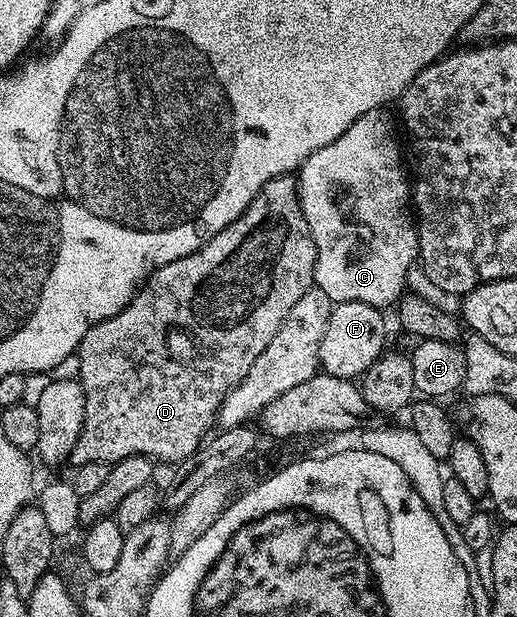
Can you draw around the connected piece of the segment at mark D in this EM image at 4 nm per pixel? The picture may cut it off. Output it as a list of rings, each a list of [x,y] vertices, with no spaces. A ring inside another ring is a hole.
[[[289,174],[271,178],[271,182],[267,182],[267,186],[263,186],[263,190],[259,190],[259,194],[255,194],[251,206],[247,206],[247,210],[243,210],[243,214],[239,214],[239,218],[235,218],[235,222],[231,222],[231,226],[219,230],[219,234],[215,234],[215,238],[211,238],[211,242],[204,244],[198,252],[192,252],[175,262],[167,262],[167,266],[156,268],[137,289],[131,302],[127,302],[127,306],[123,306],[123,310],[119,310],[119,314],[115,314],[110,320],[99,322],[91,330],[87,330],[83,342],[75,353],[78,372],[76,375],[79,377],[79,383],[85,395],[85,417],[83,418],[83,430],[68,456],[68,463],[73,466],[87,462],[103,462],[111,465],[123,458],[148,456],[154,462],[166,460],[169,466],[173,466],[187,459],[210,435],[223,398],[227,398],[229,391],[235,386],[239,386],[239,382],[247,374],[247,370],[251,370],[255,358],[259,358],[259,354],[263,354],[263,350],[267,350],[267,342],[271,342],[271,338],[275,338],[279,326],[283,326],[283,318],[287,318],[287,314],[291,314],[291,306],[295,306],[295,302],[299,302],[299,298],[303,298],[303,294],[307,294],[309,289],[314,287],[314,270],[315,242],[311,238],[307,218],[303,218],[303,210],[297,197],[297,181]]]

